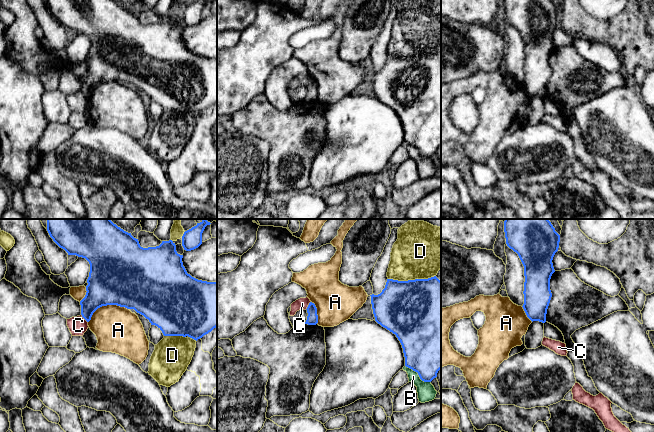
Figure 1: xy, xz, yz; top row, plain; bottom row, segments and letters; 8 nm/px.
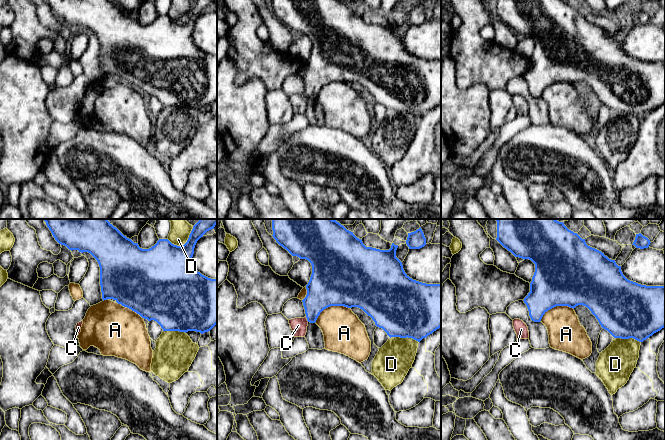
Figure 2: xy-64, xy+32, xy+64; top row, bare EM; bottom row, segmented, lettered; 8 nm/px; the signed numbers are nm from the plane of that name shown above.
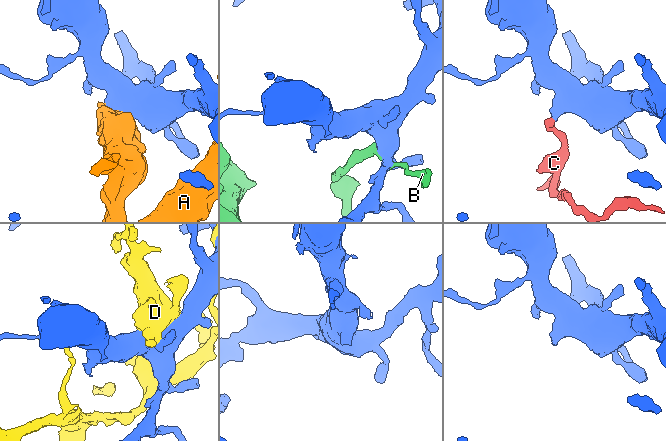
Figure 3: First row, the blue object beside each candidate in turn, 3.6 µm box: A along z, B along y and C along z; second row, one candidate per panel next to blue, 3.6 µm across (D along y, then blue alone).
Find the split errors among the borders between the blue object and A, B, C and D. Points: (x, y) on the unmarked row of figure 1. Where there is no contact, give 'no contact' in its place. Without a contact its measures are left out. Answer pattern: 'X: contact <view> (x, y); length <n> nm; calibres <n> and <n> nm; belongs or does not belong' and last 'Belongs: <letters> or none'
A: contact xy (106, 81); length 340 nm; calibres 460 and 360 nm; does not belong
B: contact xz (418, 150); length 240 nm; calibres 420 and 140 nm; does not belong
C: contact xz (308, 81); length 80 nm; calibres 100 and 90 nm; does not belong
D: contact xz (411, 56); length 380 nm; calibres 500 and 420 nm; does not belong
Belongs: none

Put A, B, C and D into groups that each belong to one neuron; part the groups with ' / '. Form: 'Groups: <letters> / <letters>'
Groups: A / B / C / D

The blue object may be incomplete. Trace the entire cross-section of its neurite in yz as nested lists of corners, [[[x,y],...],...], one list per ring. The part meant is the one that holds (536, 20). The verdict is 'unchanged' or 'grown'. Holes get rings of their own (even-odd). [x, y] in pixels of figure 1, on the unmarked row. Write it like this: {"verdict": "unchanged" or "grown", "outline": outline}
{"verdict": "unchanged", "outline": [[[504,0],[507,22],[516,28],[524,42],[524,80],[527,93],[546,98],[552,73],[550,55],[555,48],[553,33],[560,11],[552,0]]]}

